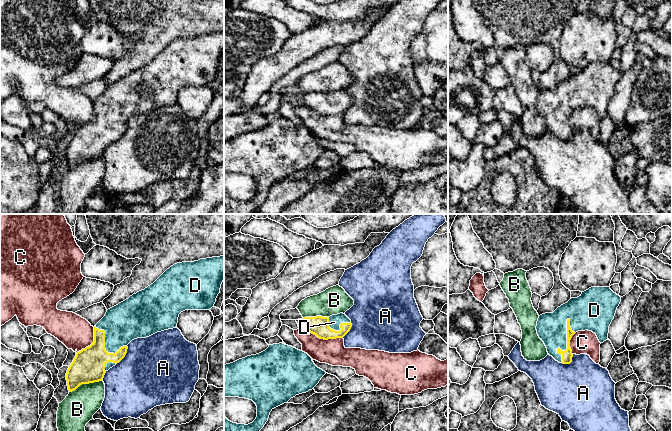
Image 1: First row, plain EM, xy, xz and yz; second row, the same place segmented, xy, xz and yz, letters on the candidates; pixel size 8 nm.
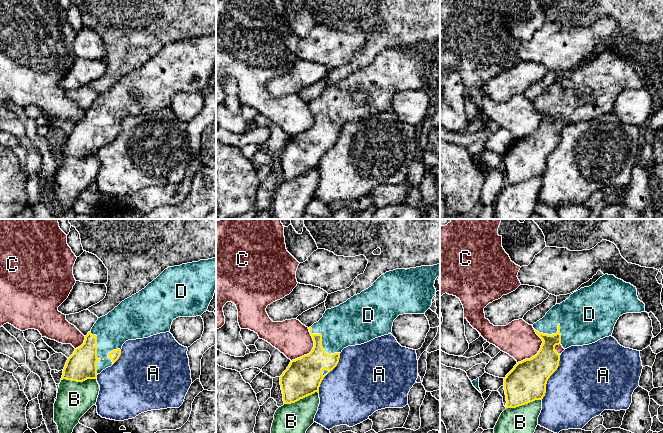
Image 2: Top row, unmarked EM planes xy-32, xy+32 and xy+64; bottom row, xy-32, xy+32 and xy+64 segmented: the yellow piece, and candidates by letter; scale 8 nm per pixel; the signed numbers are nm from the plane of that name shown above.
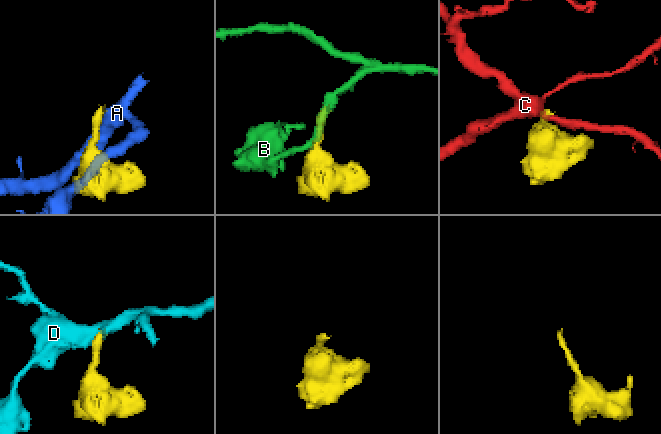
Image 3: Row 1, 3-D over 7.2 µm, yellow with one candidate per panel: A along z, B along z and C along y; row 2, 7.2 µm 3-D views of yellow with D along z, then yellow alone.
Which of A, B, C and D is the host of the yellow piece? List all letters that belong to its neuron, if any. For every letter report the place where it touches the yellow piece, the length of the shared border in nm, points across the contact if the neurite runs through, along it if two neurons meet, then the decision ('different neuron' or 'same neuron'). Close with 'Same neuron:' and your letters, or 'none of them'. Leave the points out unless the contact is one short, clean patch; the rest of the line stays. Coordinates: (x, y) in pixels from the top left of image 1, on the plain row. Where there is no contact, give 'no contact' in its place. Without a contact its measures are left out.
A: meets yellow in xy at (125, 130); contact 180 nm long; different neuron
B: meets yellow in xy at (85, 159); contact 300 nm long; different neuron
C: meets yellow in xz at (322, 114); contact 340 nm long; border along xz (302, 103), (320, 114), (342, 114); different neuron
D: meets yellow in yz at (567, 121); contact 360 nm long; same neuron
Same neuron: D

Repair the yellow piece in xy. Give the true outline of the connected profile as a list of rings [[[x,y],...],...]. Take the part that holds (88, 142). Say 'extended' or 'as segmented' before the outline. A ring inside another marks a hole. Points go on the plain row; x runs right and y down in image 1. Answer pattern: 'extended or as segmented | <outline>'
extended | [[[224,31],[177,39],[167,45],[153,60],[133,70],[125,77],[107,86],[105,92],[94,102],[94,118],[76,129],[66,149],[69,168],[82,160],[102,157],[105,149],[119,139],[127,129],[127,121],[134,115],[146,114],[157,108],[176,104],[179,90],[185,86],[210,86],[214,83],[224,57]]]

